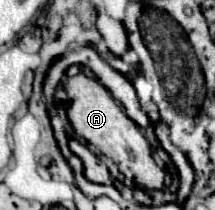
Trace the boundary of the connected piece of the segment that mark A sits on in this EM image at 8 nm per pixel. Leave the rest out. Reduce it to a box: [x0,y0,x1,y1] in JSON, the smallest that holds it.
[65,73,165,189]

